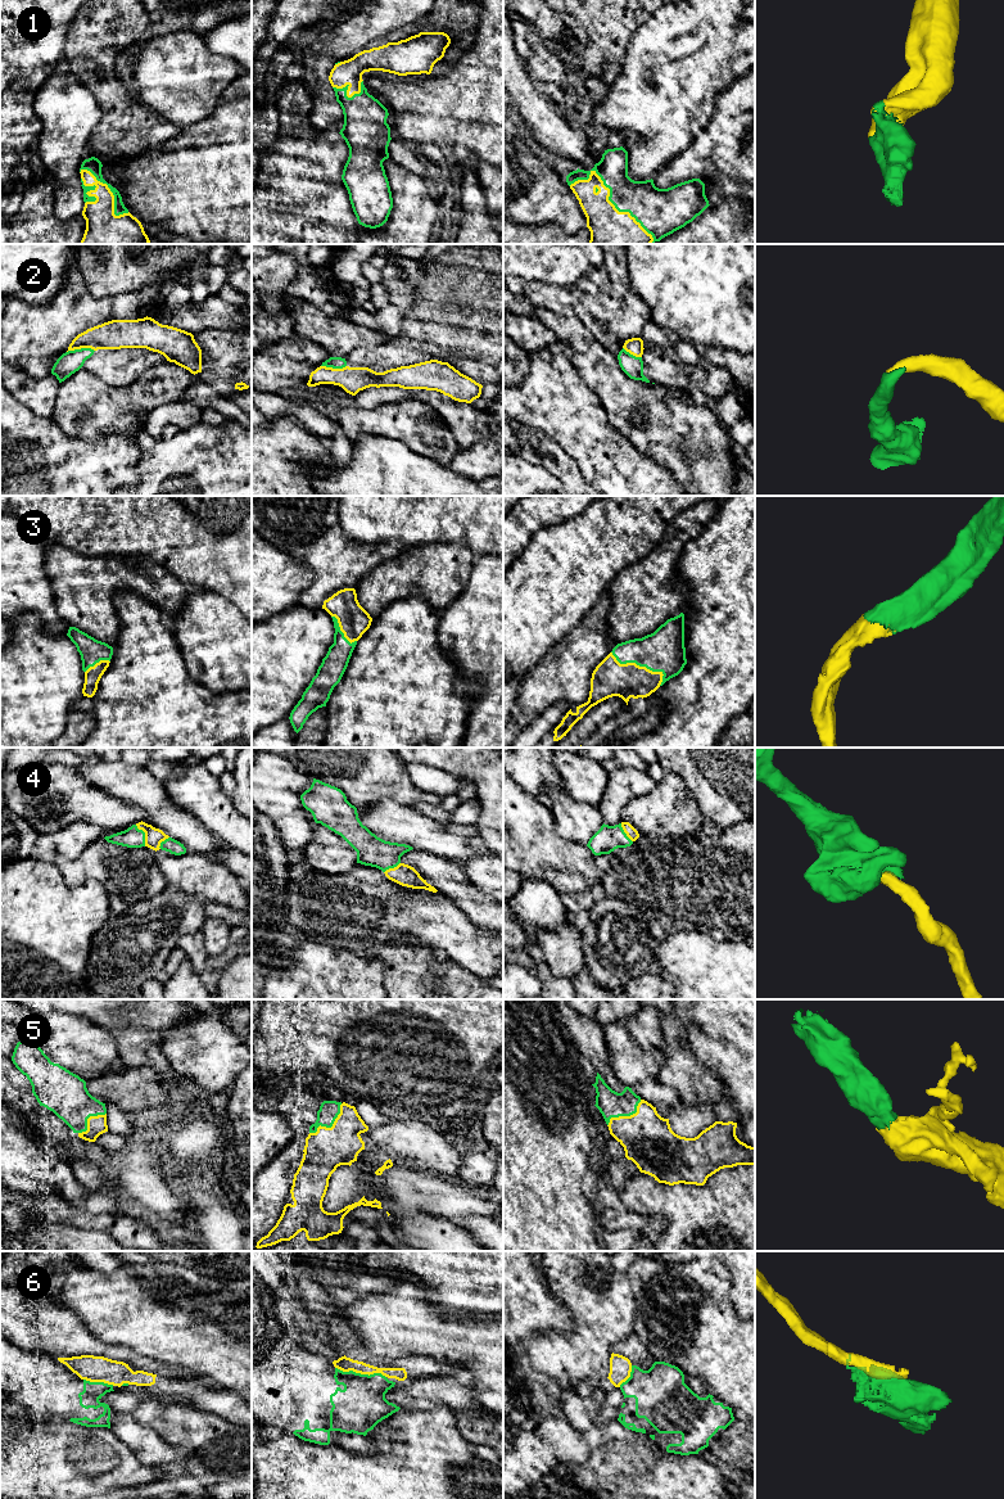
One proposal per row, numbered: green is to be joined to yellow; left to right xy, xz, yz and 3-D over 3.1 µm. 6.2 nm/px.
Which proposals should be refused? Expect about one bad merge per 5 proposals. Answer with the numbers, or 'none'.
6

